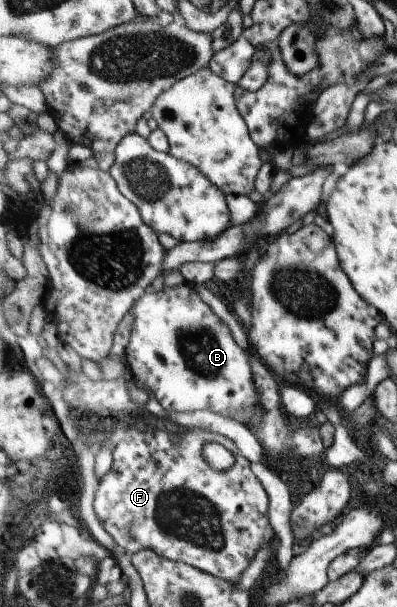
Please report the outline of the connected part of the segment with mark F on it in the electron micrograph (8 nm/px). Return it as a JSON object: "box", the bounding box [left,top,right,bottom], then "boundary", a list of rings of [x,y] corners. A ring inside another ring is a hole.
{"box":[94,425,275,583],"boundary":[[[139,425],[122,434],[113,451],[110,470],[99,481],[94,499],[95,511],[105,530],[130,555],[144,550],[155,551],[165,559],[187,563],[209,575],[236,583],[259,548],[269,544],[275,536],[268,513],[268,491],[253,471],[249,459],[232,439],[215,432],[189,430],[188,433],[173,433],[163,429],[144,429]],[[211,442],[219,442],[235,454],[237,463],[229,471],[213,469],[205,461],[203,448]]]}

